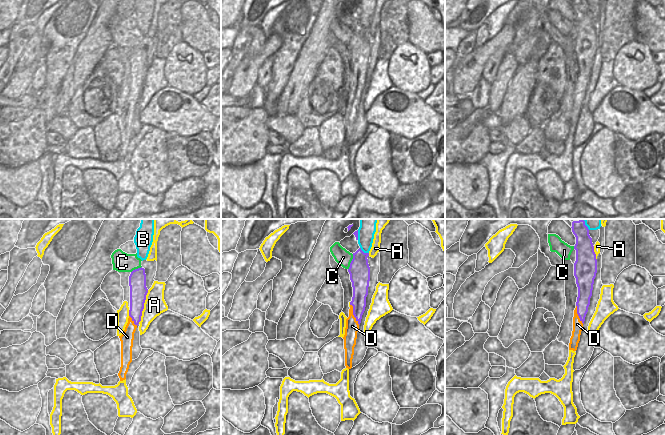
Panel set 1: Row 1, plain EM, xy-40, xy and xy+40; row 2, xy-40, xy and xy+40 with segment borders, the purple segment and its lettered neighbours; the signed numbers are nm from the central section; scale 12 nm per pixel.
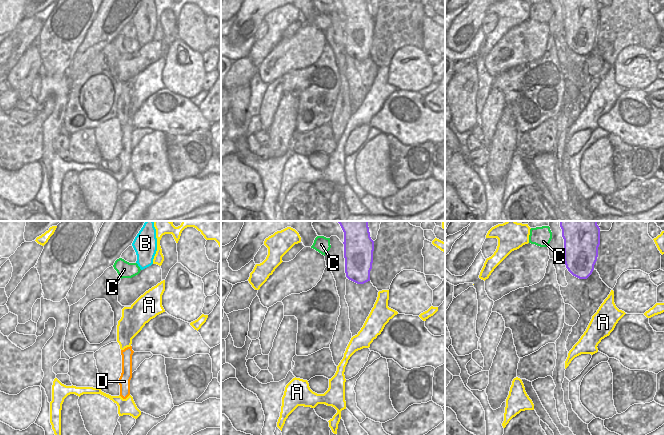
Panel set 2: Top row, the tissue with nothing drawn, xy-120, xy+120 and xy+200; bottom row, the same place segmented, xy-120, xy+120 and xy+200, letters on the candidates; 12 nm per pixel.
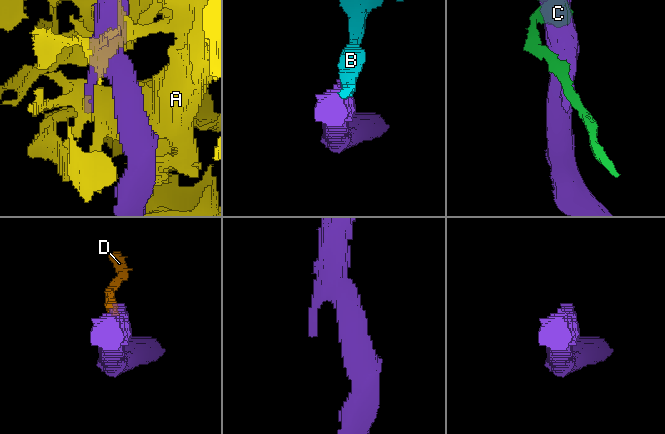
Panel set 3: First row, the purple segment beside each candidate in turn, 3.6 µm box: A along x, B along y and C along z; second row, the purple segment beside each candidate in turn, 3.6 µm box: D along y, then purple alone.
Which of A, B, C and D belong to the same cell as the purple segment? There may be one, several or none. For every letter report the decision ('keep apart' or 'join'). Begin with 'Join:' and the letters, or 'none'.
Join: D
A: keep apart
B: keep apart
C: keep apart
D: join

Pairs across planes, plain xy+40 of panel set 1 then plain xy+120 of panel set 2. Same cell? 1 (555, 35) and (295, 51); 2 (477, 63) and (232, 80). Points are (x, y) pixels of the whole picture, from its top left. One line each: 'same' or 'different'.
1: different
2: same

